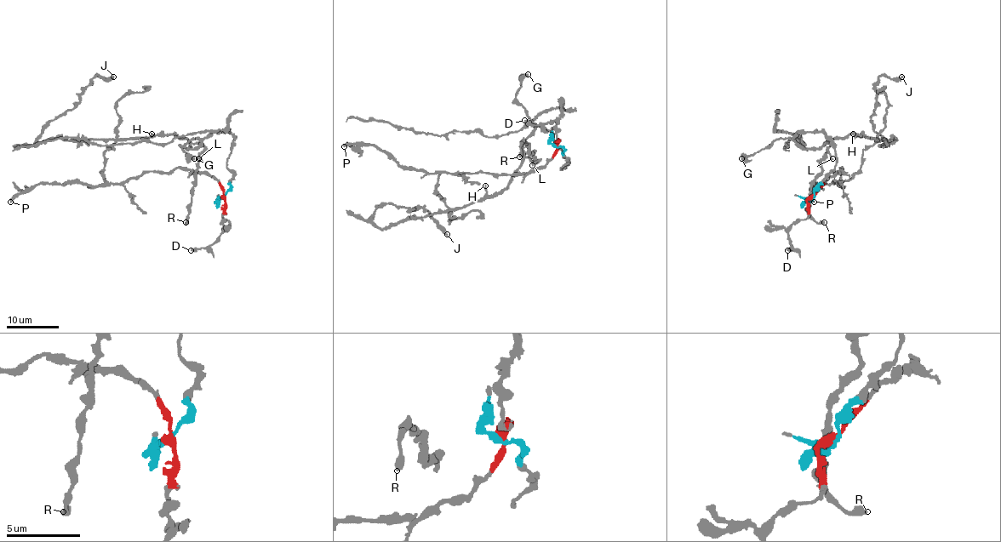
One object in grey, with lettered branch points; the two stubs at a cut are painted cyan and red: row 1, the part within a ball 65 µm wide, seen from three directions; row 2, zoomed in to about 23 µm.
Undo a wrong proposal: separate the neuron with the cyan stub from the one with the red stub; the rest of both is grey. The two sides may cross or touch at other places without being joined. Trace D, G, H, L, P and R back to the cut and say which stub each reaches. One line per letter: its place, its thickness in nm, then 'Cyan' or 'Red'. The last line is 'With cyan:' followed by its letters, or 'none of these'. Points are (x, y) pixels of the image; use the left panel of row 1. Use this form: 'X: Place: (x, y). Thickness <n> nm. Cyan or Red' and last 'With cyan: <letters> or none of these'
D: Place: (191, 250). Thickness 440 nm. Red
G: Place: (194, 158). Thickness 500 nm. Cyan
H: Place: (151, 134). Thickness 280 nm. Cyan
L: Place: (198, 158). Thickness 200 nm. Cyan
P: Place: (10, 202). Thickness 320 nm. Red
R: Place: (185, 222). Thickness 440 nm. Cyan
With cyan: G, H, L, R

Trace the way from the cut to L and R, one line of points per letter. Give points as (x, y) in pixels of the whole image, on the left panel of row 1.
L: (222, 196), (232, 177), (227, 167), (233, 138), (211, 133), (189, 148), (201, 144), (198, 158)
R: (222, 196), (232, 177), (227, 167), (233, 138), (211, 133), (189, 148), (202, 145), (203, 153), (185, 223)

